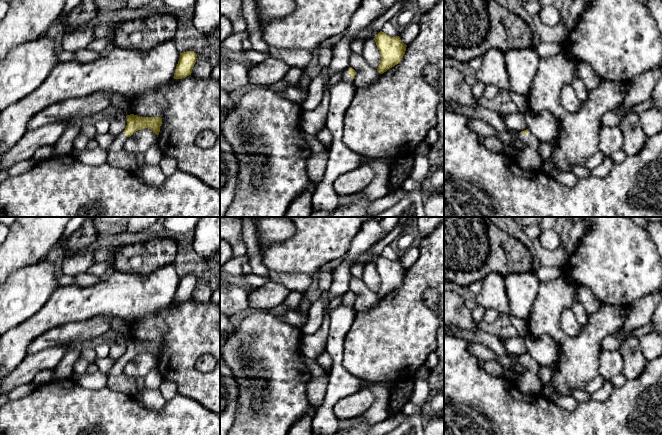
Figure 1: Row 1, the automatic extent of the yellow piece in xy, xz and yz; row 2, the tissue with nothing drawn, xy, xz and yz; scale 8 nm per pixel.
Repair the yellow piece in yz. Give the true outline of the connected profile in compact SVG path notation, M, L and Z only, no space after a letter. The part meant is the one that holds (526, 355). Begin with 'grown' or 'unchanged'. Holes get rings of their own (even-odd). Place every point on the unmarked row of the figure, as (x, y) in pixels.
grown; M528 353L520 356L519 361L525 371L515 381L517 388L526 395L540 395L544 385L539 377L540 365Z

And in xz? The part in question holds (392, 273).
unchanged; M382 255L376 259L374 264L381 278L377 295L383 298L402 284L407 269L401 265L399 260L392 261Z

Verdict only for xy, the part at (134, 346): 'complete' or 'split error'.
split error

